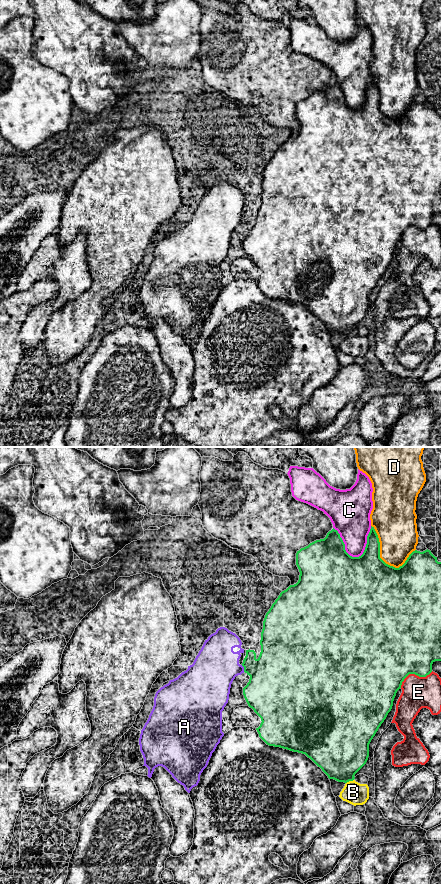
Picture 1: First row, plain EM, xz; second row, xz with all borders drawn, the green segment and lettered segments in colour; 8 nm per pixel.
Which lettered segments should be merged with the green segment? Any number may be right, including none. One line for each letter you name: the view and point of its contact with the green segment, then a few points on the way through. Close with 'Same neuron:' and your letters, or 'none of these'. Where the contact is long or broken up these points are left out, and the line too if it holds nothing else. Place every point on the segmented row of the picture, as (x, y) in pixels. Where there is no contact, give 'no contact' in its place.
Same neuron: none of these

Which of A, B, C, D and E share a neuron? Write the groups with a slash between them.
A / B / C / D / E

